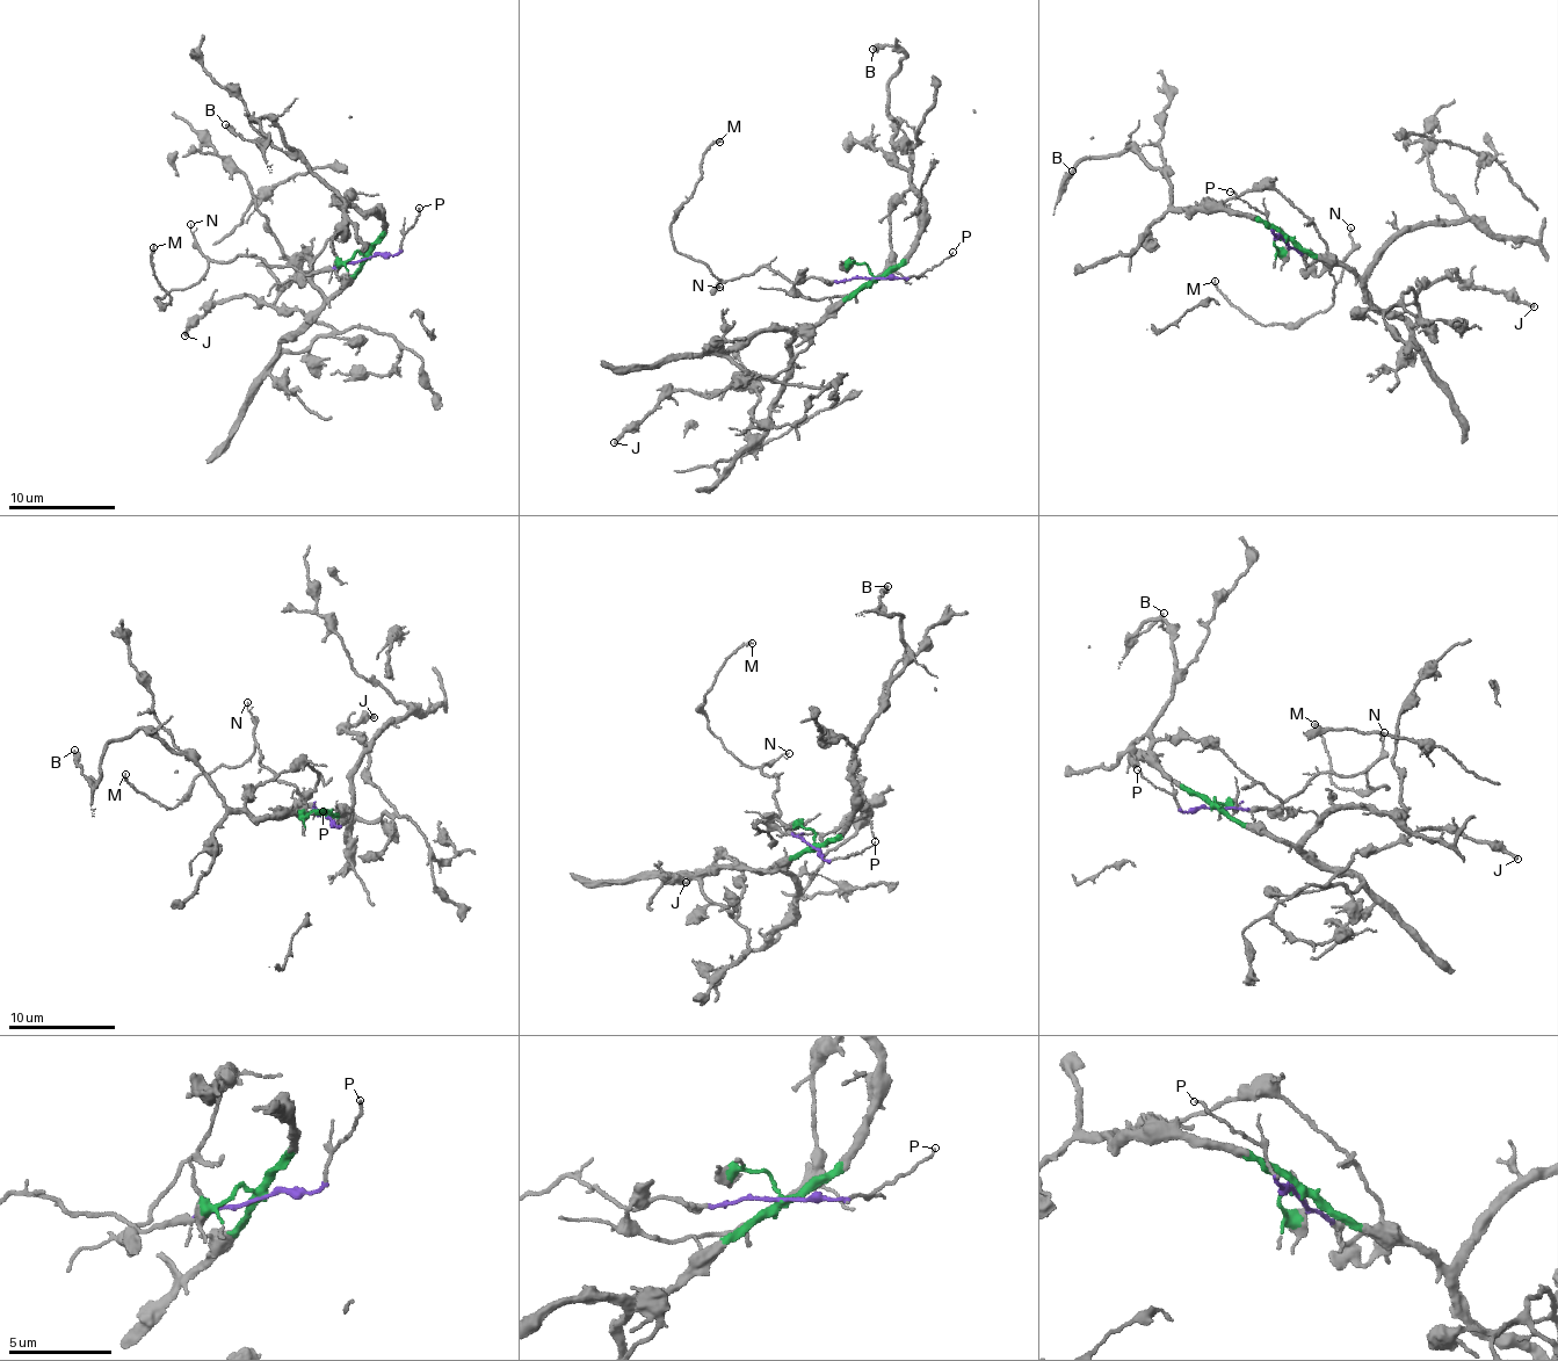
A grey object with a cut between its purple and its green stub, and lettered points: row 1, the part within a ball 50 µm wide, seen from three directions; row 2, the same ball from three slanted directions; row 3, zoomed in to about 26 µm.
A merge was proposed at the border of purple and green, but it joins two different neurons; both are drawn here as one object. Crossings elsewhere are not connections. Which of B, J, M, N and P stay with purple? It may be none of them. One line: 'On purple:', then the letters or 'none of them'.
On purple: M, N, P

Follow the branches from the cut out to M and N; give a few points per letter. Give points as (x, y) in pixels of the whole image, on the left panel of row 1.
M: (366, 259), (304, 274), (237, 254), (153, 297), (160, 305), (168, 302), (150, 263), (154, 246)
N: (366, 259), (313, 273), (298, 272), (247, 255), (216, 263), (201, 250), (191, 223)

